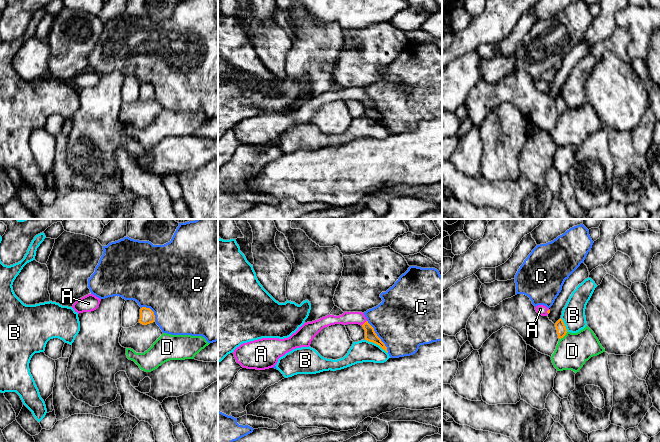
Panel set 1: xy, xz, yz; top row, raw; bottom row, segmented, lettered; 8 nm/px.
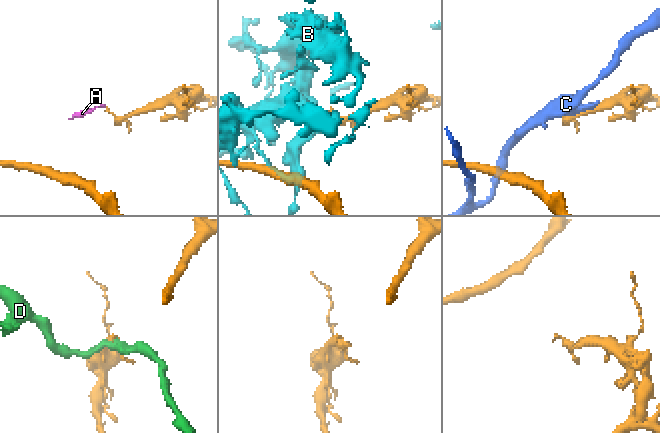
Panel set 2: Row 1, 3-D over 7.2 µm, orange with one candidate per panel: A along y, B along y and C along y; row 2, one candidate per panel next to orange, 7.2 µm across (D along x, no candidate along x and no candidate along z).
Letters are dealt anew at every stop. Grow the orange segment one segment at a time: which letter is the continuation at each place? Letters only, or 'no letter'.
A

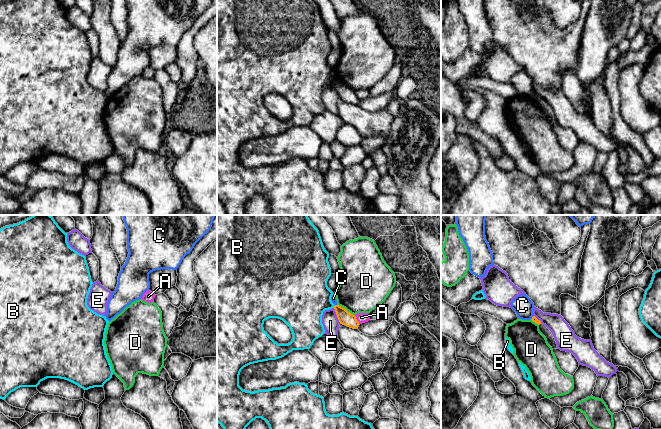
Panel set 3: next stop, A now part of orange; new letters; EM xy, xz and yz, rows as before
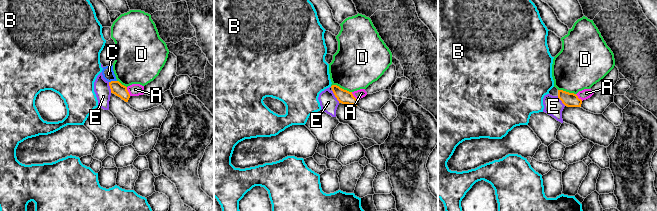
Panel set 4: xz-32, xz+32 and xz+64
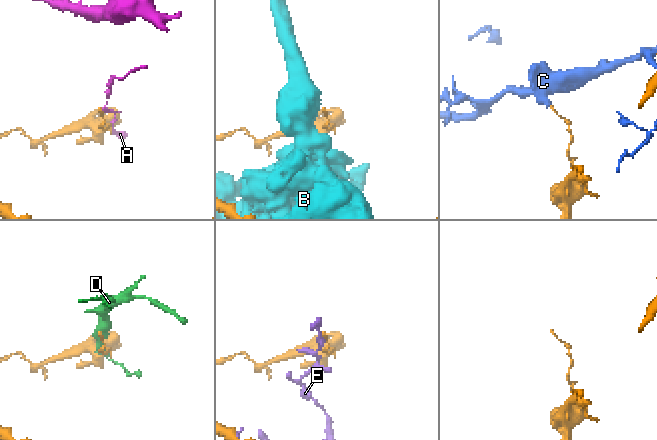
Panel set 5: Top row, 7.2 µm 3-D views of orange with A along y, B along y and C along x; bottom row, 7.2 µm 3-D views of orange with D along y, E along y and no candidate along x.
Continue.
no letter

